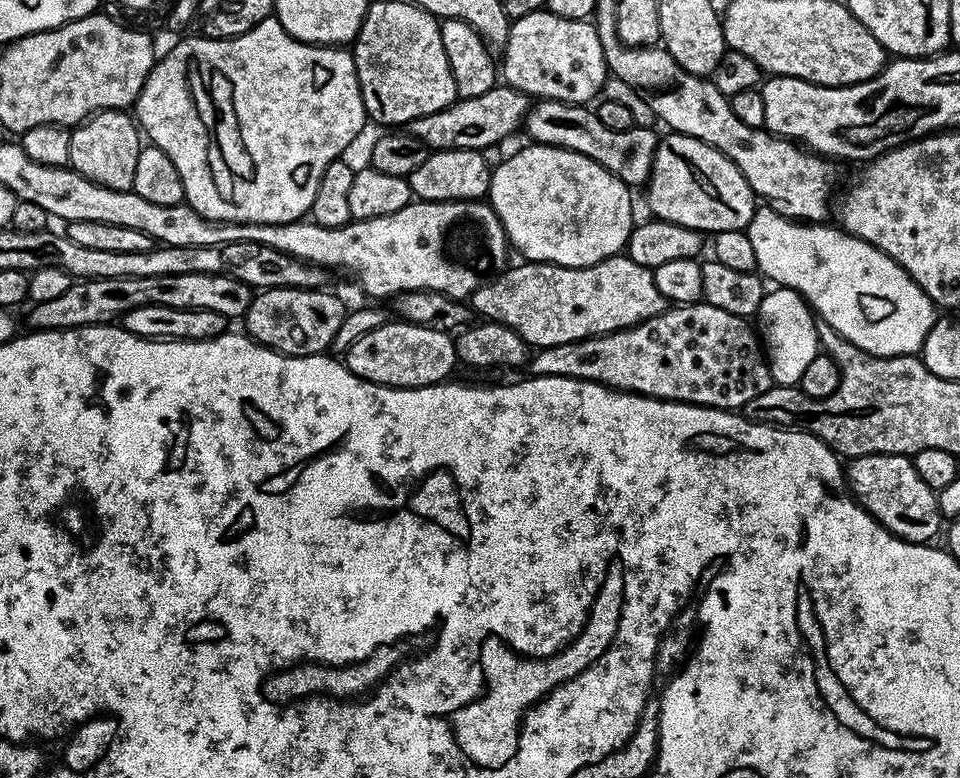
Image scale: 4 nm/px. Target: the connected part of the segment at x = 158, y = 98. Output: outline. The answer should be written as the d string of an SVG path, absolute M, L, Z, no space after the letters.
M275 18L258 22L258 26L254 26L246 34L232 36L228 40L211 40L203 34L195 35L180 38L185 40L178 41L165 56L163 53L152 65L152 73L146 78L134 105L134 116L143 135L147 139L149 136L152 139L149 141L161 148L170 162L174 162L178 174L182 174L185 201L207 220L218 220L222 224L291 224L307 217L312 210L314 194L318 194L322 174L326 174L326 166L345 155L344 151L359 138L360 131L366 125L360 83L356 77L356 63L351 51L344 46L307 44L296 40Z

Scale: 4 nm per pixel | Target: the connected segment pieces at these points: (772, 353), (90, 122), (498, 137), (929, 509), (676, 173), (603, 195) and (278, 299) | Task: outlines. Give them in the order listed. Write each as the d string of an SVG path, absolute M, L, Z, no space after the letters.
M773 287L765 291L762 306L756 311L755 319L760 320L758 336L766 353L773 385L799 385L806 366L814 362L822 347L820 335L816 333L817 317L808 301L792 288Z
M107 108L105 112L96 112L83 124L75 125L71 133L68 164L73 170L90 178L90 182L98 186L132 191L134 169L138 167L138 154L142 147L142 132L137 121L127 111Z
M497 86L486 90L478 98L457 99L456 103L438 110L434 114L426 114L422 118L414 118L410 131L414 138L421 140L430 150L445 148L482 149L491 144L506 141L511 132L520 132L524 119L528 117L529 97L522 92L515 92L507 86Z
M853 456L846 464L846 483L856 502L871 514L888 532L893 532L899 540L908 540L911 544L927 544L935 541L935 536L942 532L942 517L938 506L937 489L926 486L918 470L907 456Z
M672 132L656 146L652 174L646 185L648 208L657 220L674 222L696 232L745 231L754 218L758 197L734 162L698 138Z
M535 142L527 145L521 152L516 152L505 158L502 163L492 169L492 185L488 188L487 199L490 201L492 208L498 214L498 218L504 227L504 234L508 238L508 243L513 249L516 248L521 252L523 259L528 262L537 264L557 264L558 266L566 266L567 268L585 268L591 264L597 264L603 260L609 260L612 256L621 255L625 251L628 239L634 227L634 219L632 220L632 196L629 185L624 184L614 174L610 174L602 166L598 166L598 162L594 162L590 158L586 158L577 152L571 152L565 148L551 148L545 144Z
M266 288L257 291L242 317L243 331L256 343L287 356L327 353L346 315L343 302L328 291L318 288Z

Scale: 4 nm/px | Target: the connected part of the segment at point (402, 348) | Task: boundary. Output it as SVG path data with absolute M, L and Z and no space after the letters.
M386 322L378 326L378 330L362 334L362 338L358 338L358 342L354 342L354 346L350 346L350 350L343 353L342 363L358 378L375 384L385 384L388 388L425 388L431 384L445 383L451 377L448 375L458 368L455 339L449 333L427 328L421 324L395 323Z

